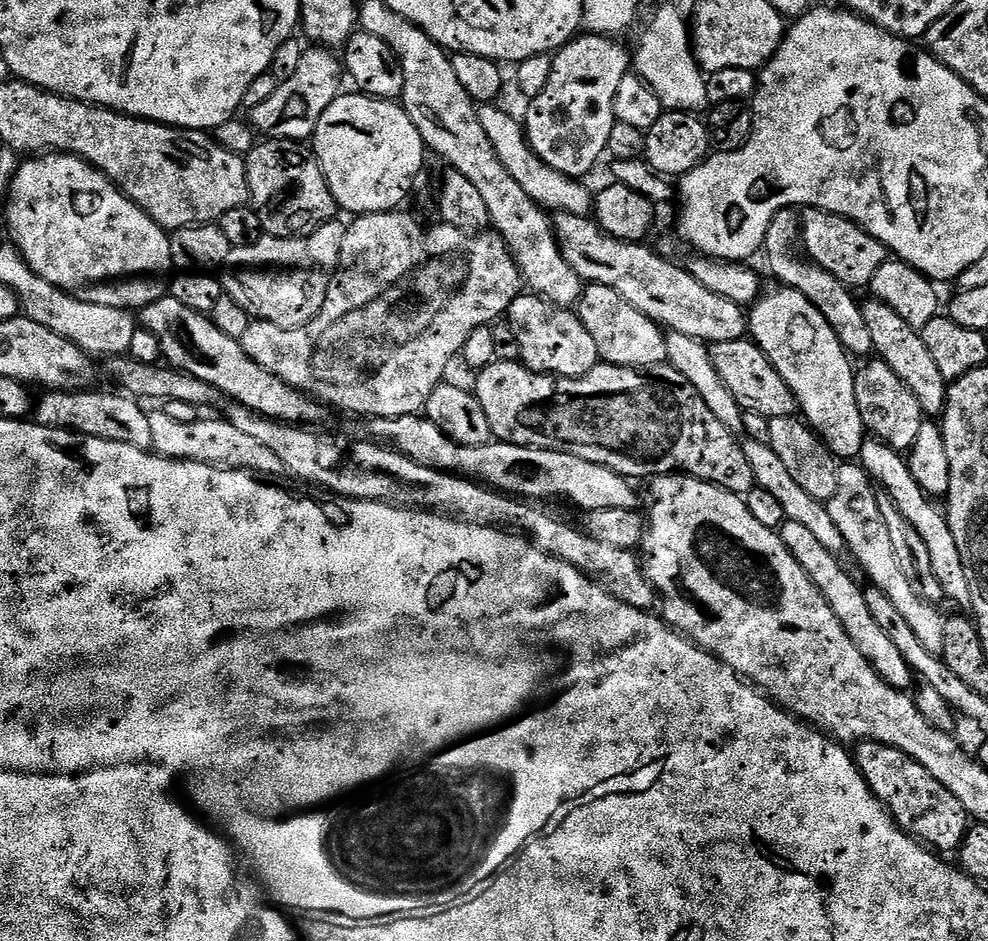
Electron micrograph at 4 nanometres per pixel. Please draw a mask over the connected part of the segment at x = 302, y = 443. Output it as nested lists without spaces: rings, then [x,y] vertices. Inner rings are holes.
[[[123,355],[111,357],[107,361],[109,374],[121,384],[119,387],[127,395],[143,398],[145,401],[177,400],[180,404],[213,404],[216,408],[224,408],[223,419],[238,426],[238,430],[251,434],[257,442],[263,442],[277,458],[282,458],[282,466],[289,477],[297,476],[308,484],[317,484],[317,489],[335,492],[338,496],[348,496],[352,500],[380,500],[383,504],[431,510],[469,520],[471,524],[488,524],[492,528],[511,530],[527,536],[546,554],[570,562],[570,566],[574,566],[579,572],[585,572],[619,600],[625,600],[636,608],[647,605],[650,585],[633,549],[619,548],[612,546],[610,542],[596,540],[577,525],[576,529],[572,524],[555,520],[550,513],[540,509],[543,507],[527,499],[505,494],[451,472],[442,472],[439,468],[422,466],[391,446],[368,438],[347,440],[344,436],[319,436],[306,428],[307,426],[283,420],[269,420],[259,412],[242,406],[237,400],[229,400],[224,393],[210,386],[207,380],[194,378],[190,372],[181,372],[171,366],[159,368],[156,364],[143,364],[140,360],[128,359],[132,358]]]

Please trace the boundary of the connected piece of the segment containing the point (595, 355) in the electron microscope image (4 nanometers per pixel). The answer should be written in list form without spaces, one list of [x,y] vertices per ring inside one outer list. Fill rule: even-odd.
[[[513,295],[506,311],[506,321],[517,339],[522,363],[533,372],[550,376],[581,376],[589,372],[601,357],[581,317],[567,307],[545,300],[543,296],[527,295]]]

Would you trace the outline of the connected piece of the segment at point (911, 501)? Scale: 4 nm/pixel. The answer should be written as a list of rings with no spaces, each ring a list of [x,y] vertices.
[[[880,438],[865,439],[858,457],[859,463],[870,478],[894,500],[899,512],[916,528],[920,534],[932,560],[932,570],[938,580],[945,597],[956,602],[959,609],[968,610],[972,607],[971,590],[965,567],[956,548],[956,536],[947,520],[947,515],[936,508],[937,504],[918,486],[907,463],[907,459],[887,441]]]

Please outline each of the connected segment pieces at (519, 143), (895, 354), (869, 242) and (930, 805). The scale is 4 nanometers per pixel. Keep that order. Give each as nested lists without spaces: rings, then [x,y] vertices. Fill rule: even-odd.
[[[484,104],[479,107],[479,121],[486,136],[494,146],[499,161],[503,168],[516,180],[516,183],[524,189],[526,194],[542,208],[574,213],[575,216],[589,217],[594,210],[594,194],[583,185],[584,182],[574,179],[556,171],[543,162],[531,149],[523,125],[506,111],[496,108],[494,104]],[[552,208],[552,209],[550,209]]]
[[[876,298],[864,302],[863,317],[872,337],[873,351],[913,391],[925,415],[941,415],[944,411],[948,382],[932,359],[921,333],[912,328],[892,307]]]
[[[809,208],[806,215],[812,220],[801,219],[799,239],[802,241],[803,251],[808,251],[807,259],[822,270],[829,271],[837,282],[848,288],[871,285],[878,268],[890,259],[886,245],[878,242],[878,238],[865,235],[856,227],[855,222],[847,220],[845,216],[830,214],[820,208]]]
[[[877,740],[859,741],[854,748],[854,759],[872,793],[884,803],[904,832],[940,854],[955,853],[959,849],[968,835],[969,814],[962,802],[958,802],[958,798],[954,798],[954,794],[950,794],[950,790],[946,790],[946,786],[942,786],[926,766],[902,750],[880,744]]]

